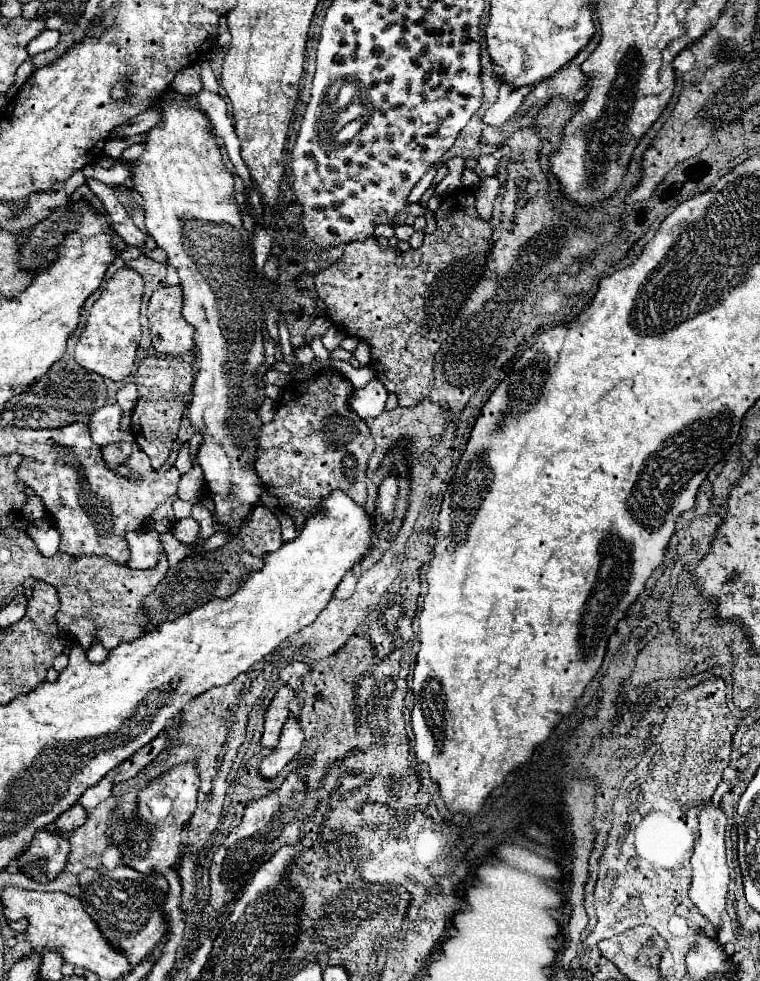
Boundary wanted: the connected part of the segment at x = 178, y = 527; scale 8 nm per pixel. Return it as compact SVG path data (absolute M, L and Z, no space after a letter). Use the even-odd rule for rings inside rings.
M185 518L185 520L177 520L171 528L173 536L183 542L183 544L193 544L199 538L199 524L193 518Z

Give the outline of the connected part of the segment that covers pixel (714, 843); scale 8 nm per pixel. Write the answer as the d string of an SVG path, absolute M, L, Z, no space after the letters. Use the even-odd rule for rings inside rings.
M707 802L699 812L699 840L695 844L691 866L693 878L689 886L689 896L693 898L699 912L719 930L721 928L721 914L725 912L725 900L729 892L729 868L725 860L725 814L721 808ZM709 894L709 896L707 896Z

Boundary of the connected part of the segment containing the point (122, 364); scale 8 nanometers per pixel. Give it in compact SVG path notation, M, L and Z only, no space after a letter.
M123 266L113 274L113 278L107 282L107 288L91 306L85 330L77 340L75 360L79 362L79 366L97 372L105 378L111 378L115 382L121 382L127 376L131 376L135 354L141 342L139 308L141 308L143 290L145 290L145 282L137 270Z

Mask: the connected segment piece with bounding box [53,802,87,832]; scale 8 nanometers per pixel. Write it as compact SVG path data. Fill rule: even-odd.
M77 802L77 804L73 804L69 810L65 810L65 812L53 822L53 826L55 826L57 830L61 830L61 832L67 832L67 830L79 828L81 824L85 824L85 820L87 820L87 812L85 812L85 808Z

